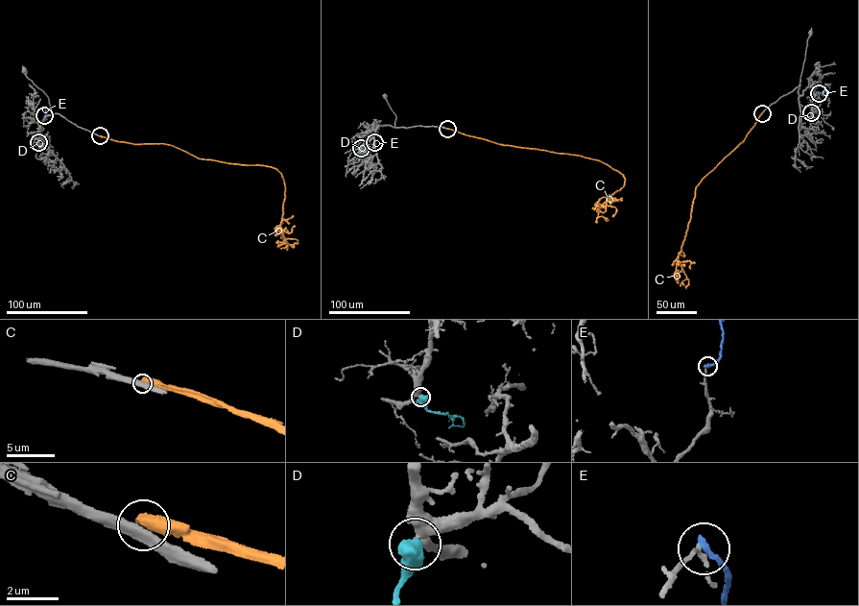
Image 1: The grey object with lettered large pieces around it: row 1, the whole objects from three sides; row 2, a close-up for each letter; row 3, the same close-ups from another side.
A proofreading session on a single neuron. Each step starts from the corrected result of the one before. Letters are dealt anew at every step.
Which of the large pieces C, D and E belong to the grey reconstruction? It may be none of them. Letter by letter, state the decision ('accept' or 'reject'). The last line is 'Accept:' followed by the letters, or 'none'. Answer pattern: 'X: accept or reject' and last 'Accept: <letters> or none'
C: reject
D: reject
E: reject
Accept: none

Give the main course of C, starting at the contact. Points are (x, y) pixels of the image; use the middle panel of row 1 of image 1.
C: (447, 129), (503, 145), (582, 157), (620, 172), (623, 186), (607, 197), (598, 215), (608, 220)

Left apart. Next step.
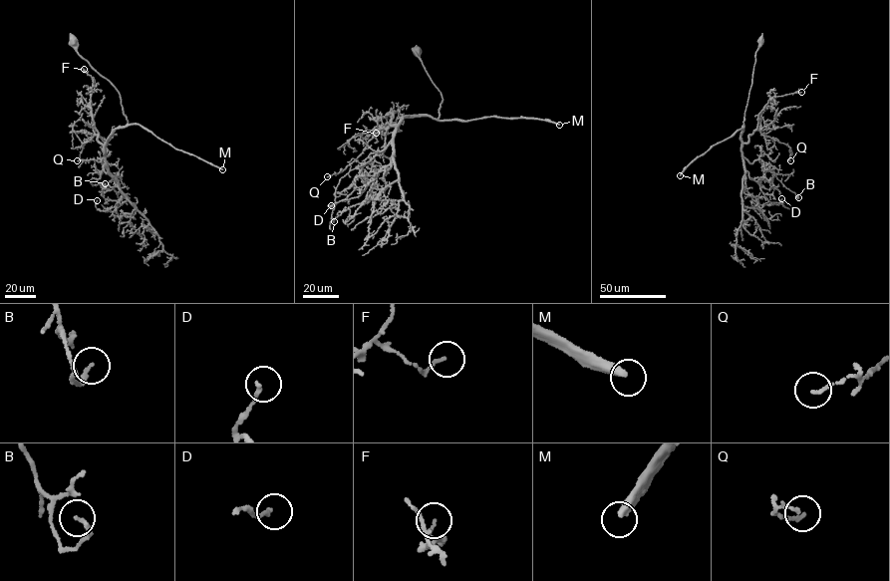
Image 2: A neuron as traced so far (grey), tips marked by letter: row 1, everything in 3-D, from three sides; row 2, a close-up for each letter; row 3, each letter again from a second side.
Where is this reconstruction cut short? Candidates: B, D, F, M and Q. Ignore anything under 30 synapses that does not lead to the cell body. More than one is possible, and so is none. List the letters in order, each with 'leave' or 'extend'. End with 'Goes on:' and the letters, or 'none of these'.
B: leave
D: leave
F: leave
M: extend
Q: leave
Goes on: M

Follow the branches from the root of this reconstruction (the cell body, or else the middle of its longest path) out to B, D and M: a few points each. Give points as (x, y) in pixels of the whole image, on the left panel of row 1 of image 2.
B: (73, 41), (118, 92), (127, 121), (107, 141), (108, 172), (103, 165), (101, 176), (90, 180), (105, 183)
D: (73, 41), (118, 92), (127, 121), (105, 148), (122, 199), (111, 211), (97, 208), (97, 200)
M: (73, 41), (73, 46), (83, 58), (118, 92), (128, 125), (141, 125), (174, 147), (222, 169)

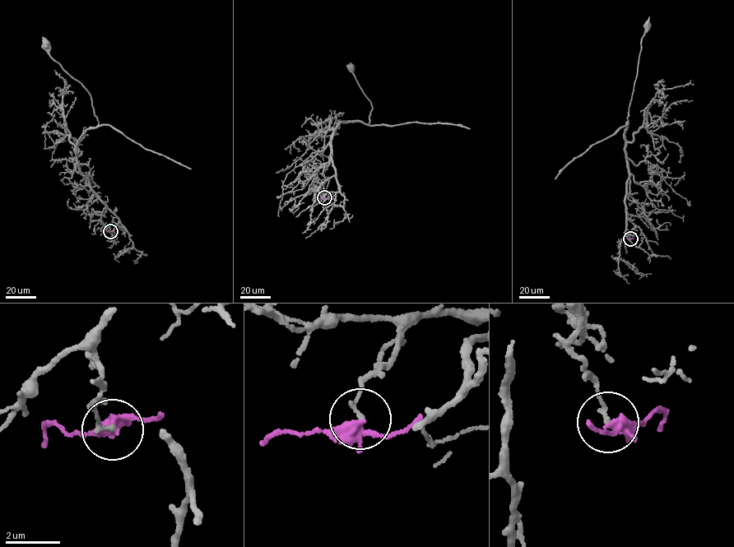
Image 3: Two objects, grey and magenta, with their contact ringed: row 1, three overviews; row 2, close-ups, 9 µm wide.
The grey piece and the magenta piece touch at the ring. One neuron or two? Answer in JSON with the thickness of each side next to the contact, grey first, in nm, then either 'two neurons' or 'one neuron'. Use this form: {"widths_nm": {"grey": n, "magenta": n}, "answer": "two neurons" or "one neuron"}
{"widths_nm": {"grey": 170, "magenta": 300}, "answer": "two neurons"}

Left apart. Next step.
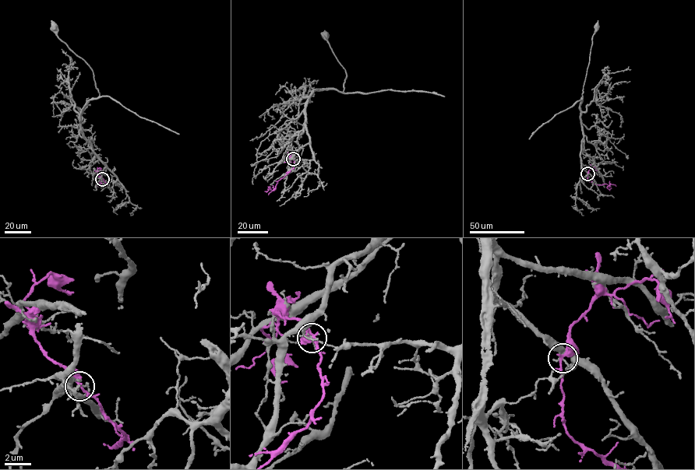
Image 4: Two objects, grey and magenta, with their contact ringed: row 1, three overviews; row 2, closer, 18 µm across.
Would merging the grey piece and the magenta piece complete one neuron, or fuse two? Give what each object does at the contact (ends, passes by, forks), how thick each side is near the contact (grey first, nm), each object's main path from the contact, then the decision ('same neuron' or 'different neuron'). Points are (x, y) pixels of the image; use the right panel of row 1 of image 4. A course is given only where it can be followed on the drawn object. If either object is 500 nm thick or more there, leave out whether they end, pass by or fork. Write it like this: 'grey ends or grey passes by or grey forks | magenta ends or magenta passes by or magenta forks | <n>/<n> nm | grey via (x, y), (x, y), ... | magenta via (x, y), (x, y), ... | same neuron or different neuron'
grey passes by | magenta passes by | 90/320 nm | grey via (587, 173), (582, 168), (580, 158), (583, 135), (580, 103), (597, 26) | magenta via (587, 173), (591, 182), (598, 185), (606, 184), (610, 186), (607, 187), (608, 189), (611, 188) | different neuron

